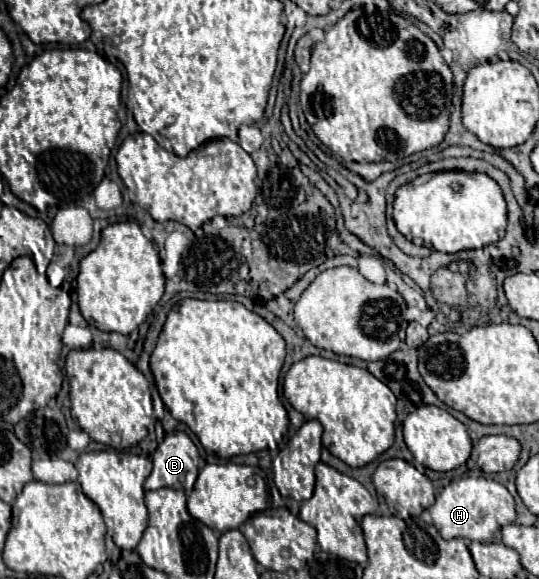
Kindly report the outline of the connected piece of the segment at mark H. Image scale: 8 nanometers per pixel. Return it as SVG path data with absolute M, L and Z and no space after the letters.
M466 477L460 481L452 481L436 497L436 503L430 507L430 513L434 519L434 527L444 539L462 537L480 543L492 543L496 539L496 533L504 525L514 523L516 519L514 499L508 489L502 483L486 477Z

